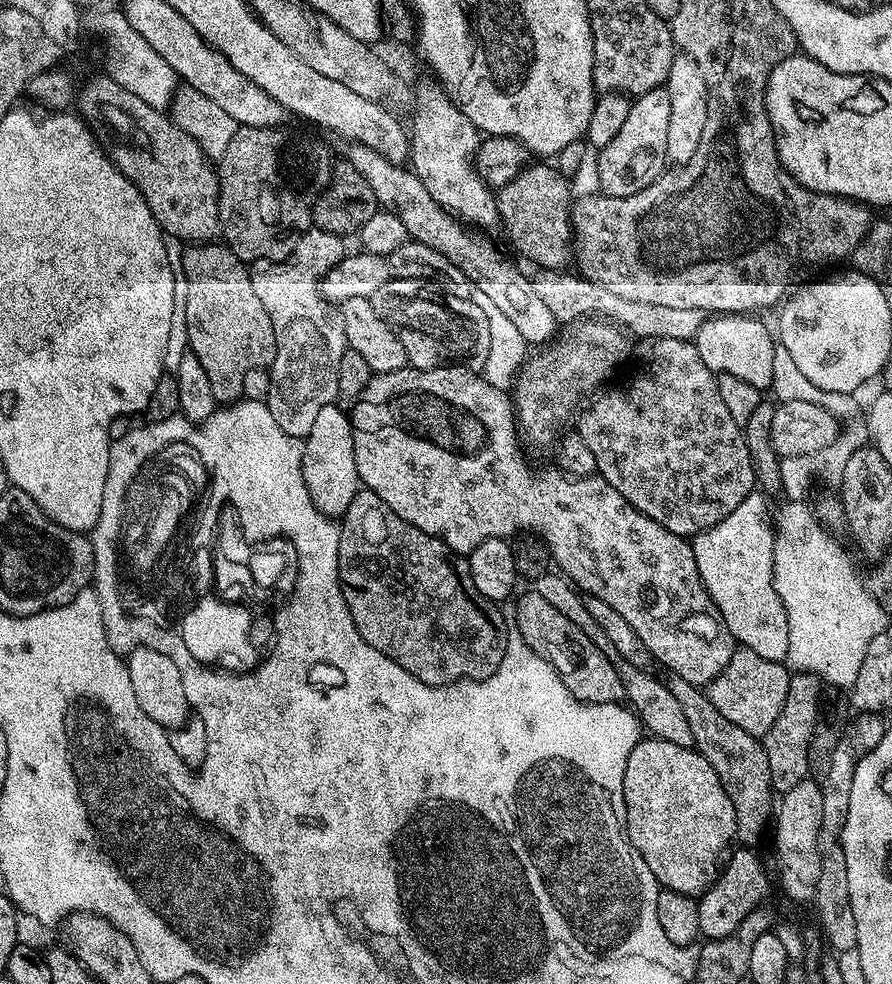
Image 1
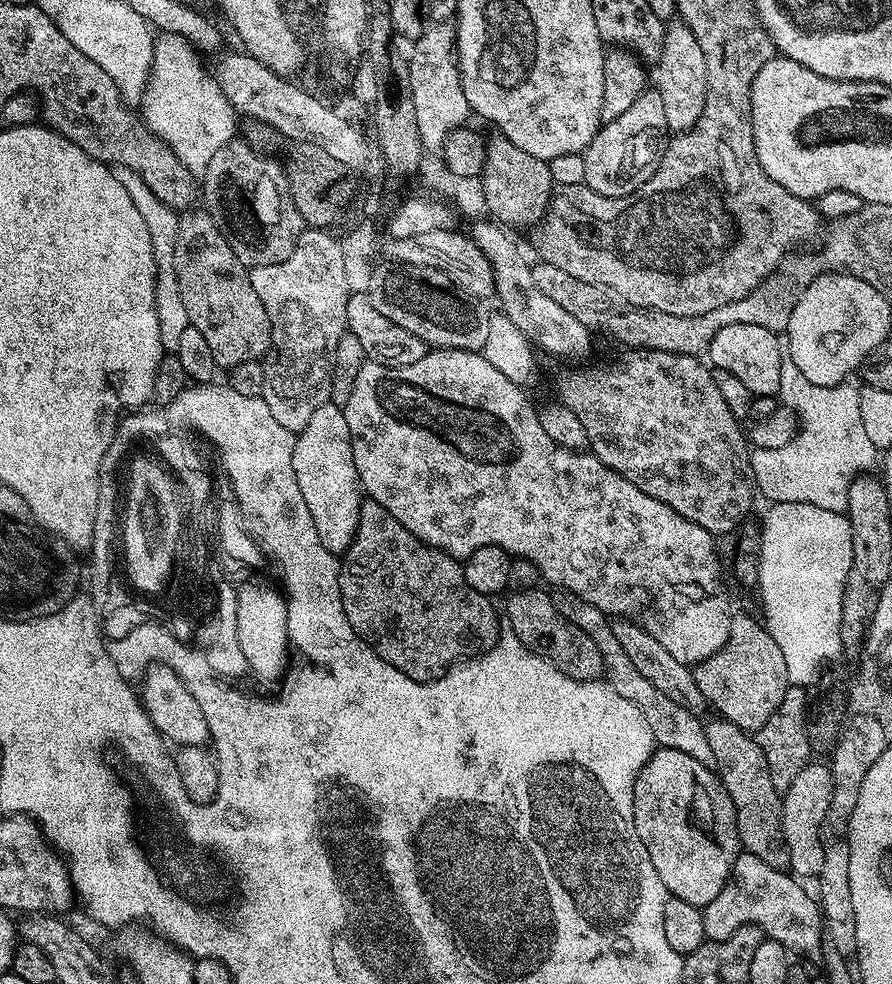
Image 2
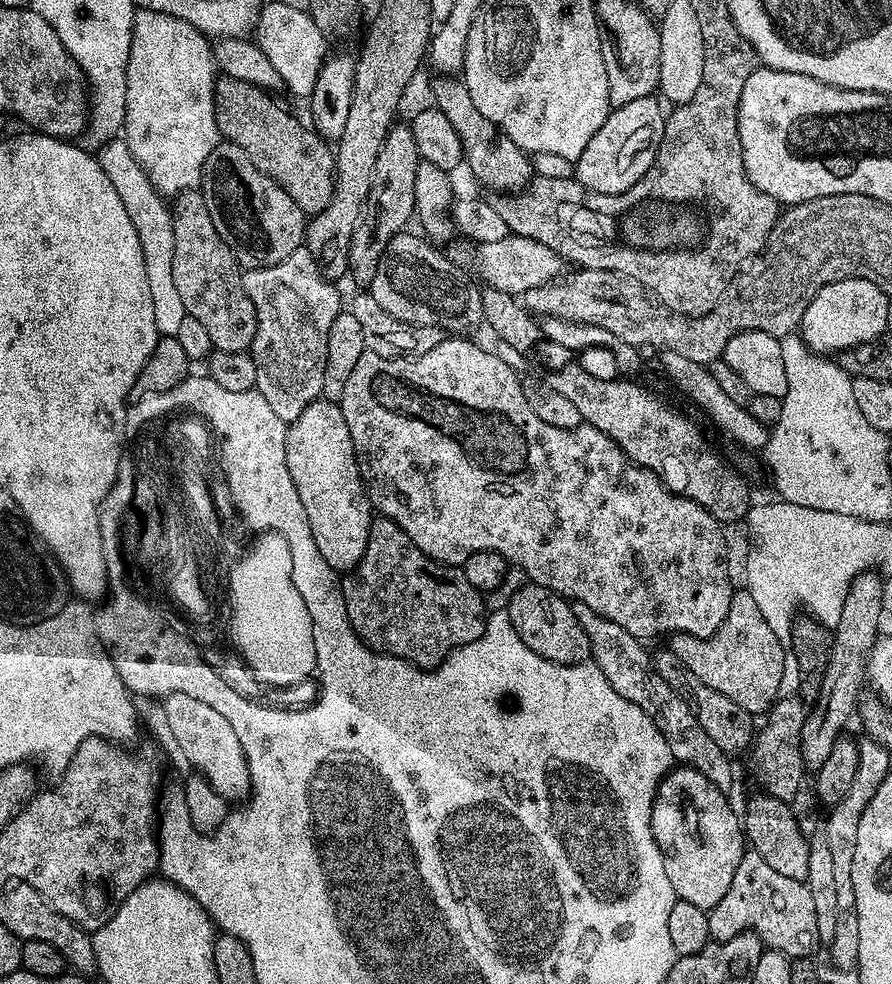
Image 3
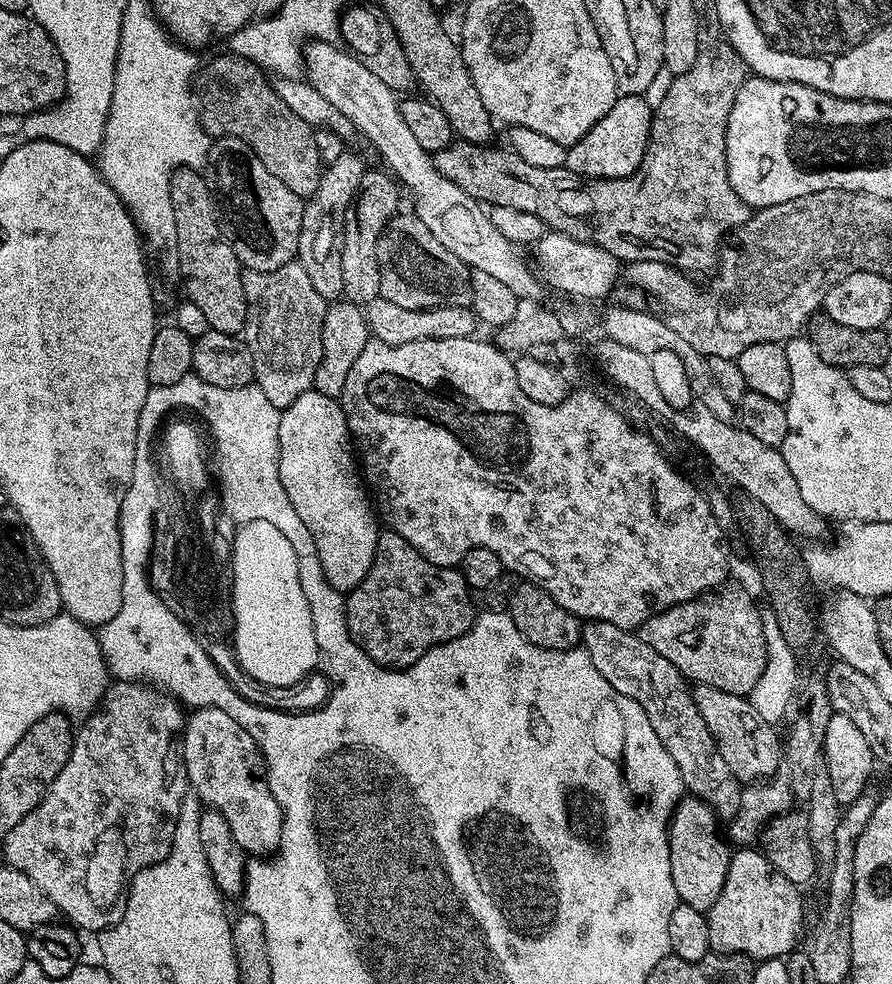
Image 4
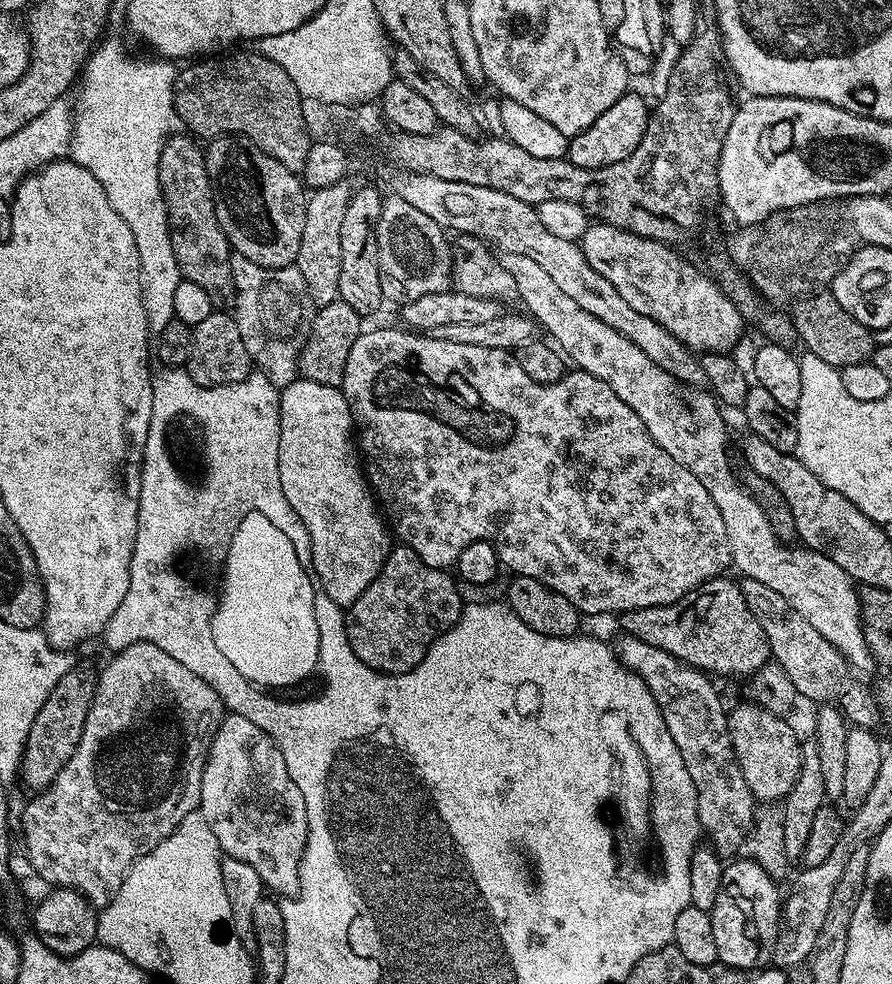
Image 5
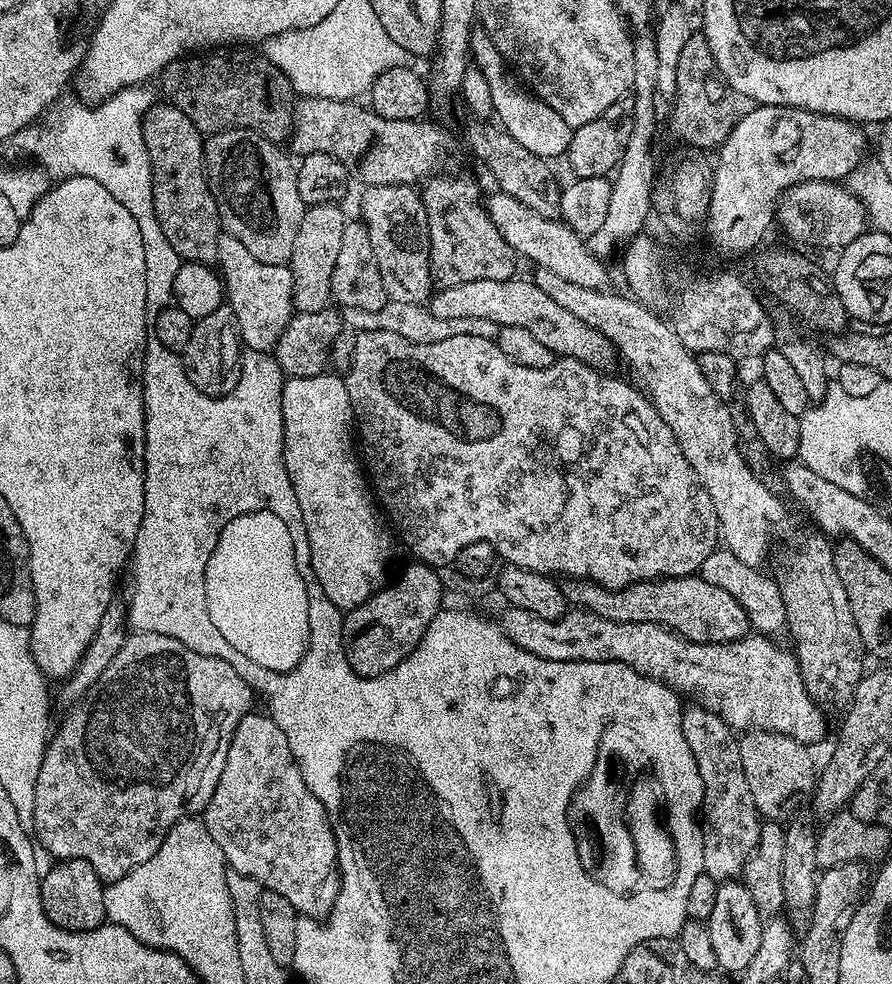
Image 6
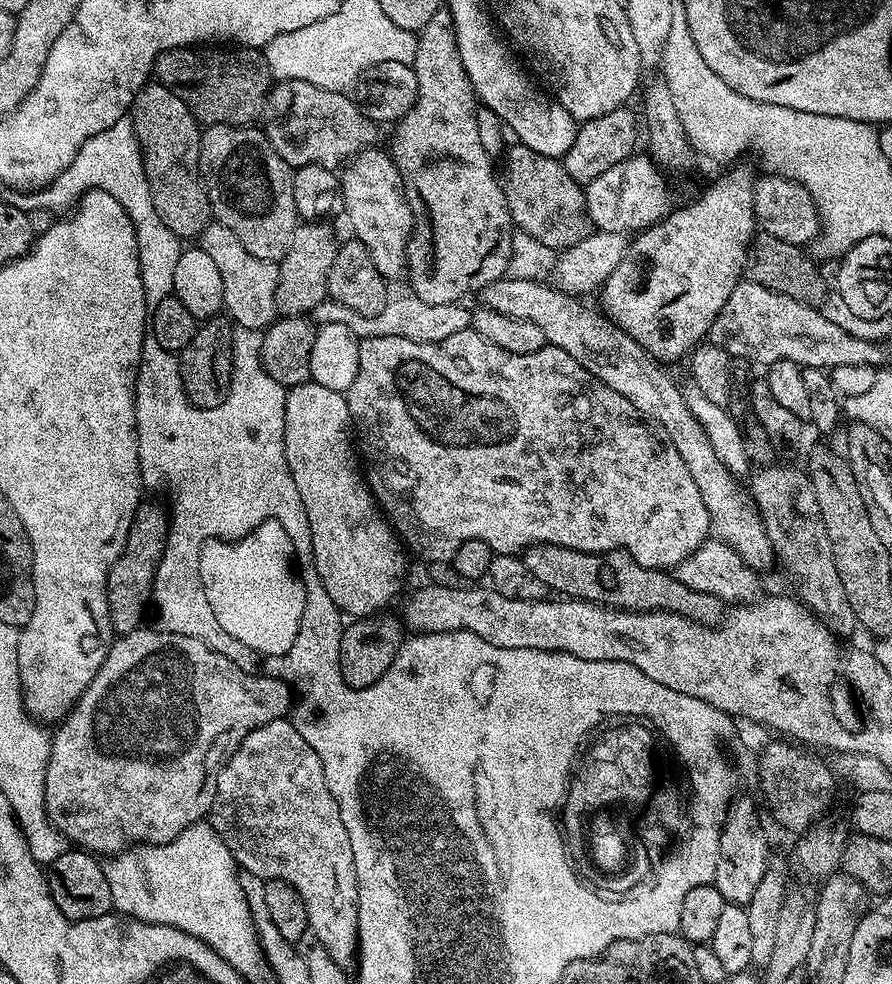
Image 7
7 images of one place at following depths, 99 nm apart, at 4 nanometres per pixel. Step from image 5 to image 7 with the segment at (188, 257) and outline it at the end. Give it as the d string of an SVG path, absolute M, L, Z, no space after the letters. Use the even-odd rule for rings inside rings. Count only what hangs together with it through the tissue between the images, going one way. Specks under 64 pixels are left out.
M149 82L132 100L132 129L140 144L146 182L158 218L170 226L175 236L199 237L200 231L213 219L204 179L200 177L201 125L194 114L170 89L159 82Z

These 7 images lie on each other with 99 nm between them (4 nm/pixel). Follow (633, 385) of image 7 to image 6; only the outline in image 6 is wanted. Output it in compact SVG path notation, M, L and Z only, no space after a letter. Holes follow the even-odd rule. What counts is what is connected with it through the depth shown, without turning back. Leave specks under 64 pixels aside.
M531 279L519 280L479 280L478 282L462 282L458 286L440 288L433 291L426 307L437 318L490 318L490 322L506 326L522 326L522 330L530 330L542 346L546 346L557 357L568 357L581 360L591 368L608 370L614 360L614 349L597 328L582 323L577 316L570 314L566 306L558 306L554 298L550 298L544 290Z

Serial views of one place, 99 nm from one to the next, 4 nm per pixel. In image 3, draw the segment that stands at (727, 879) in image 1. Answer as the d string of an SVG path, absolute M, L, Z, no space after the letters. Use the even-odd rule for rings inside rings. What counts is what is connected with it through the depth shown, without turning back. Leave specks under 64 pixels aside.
M745 851L742 862L738 862L738 871L734 873L734 882L730 882L730 890L726 890L722 902L708 912L711 939L729 940L743 932L752 932L764 943L765 949L785 952L790 958L811 957L820 940L817 915L814 914L818 896L808 886L803 880L778 874L778 870L758 858L756 852Z

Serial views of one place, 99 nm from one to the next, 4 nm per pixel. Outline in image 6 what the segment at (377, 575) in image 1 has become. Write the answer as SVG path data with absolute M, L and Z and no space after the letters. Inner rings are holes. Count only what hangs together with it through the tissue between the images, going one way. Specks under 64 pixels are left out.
M411 563L396 581L385 583L369 600L343 613L344 653L359 676L381 676L398 666L418 646L422 634L441 611L440 599L446 596L446 589L440 584L439 571L430 564Z

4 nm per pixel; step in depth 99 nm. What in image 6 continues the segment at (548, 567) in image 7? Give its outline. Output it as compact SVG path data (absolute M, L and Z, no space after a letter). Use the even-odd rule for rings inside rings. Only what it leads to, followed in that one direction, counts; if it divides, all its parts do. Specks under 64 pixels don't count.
M698 574L690 576L670 576L654 580L644 580L641 584L631 584L625 588L610 589L596 584L593 580L577 580L568 578L563 581L564 599L569 605L579 606L581 609L598 614L602 618L610 618L610 622L650 622L661 624L662 627L672 632L679 632L690 642L699 644L727 644L730 640L741 640L743 636L749 635L750 625L746 610L738 606L738 602L726 594L726 590L719 586L710 586Z

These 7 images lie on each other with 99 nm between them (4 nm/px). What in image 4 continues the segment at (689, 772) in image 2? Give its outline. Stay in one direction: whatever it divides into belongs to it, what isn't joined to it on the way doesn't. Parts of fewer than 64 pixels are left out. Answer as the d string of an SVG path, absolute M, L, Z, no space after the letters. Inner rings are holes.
M685 795L668 826L668 845L670 874L674 878L677 901L686 906L694 906L694 910L699 912L708 913L714 902L718 902L722 886L726 886L726 870L730 870L733 853L729 841L722 835L722 824L715 808L697 796Z

